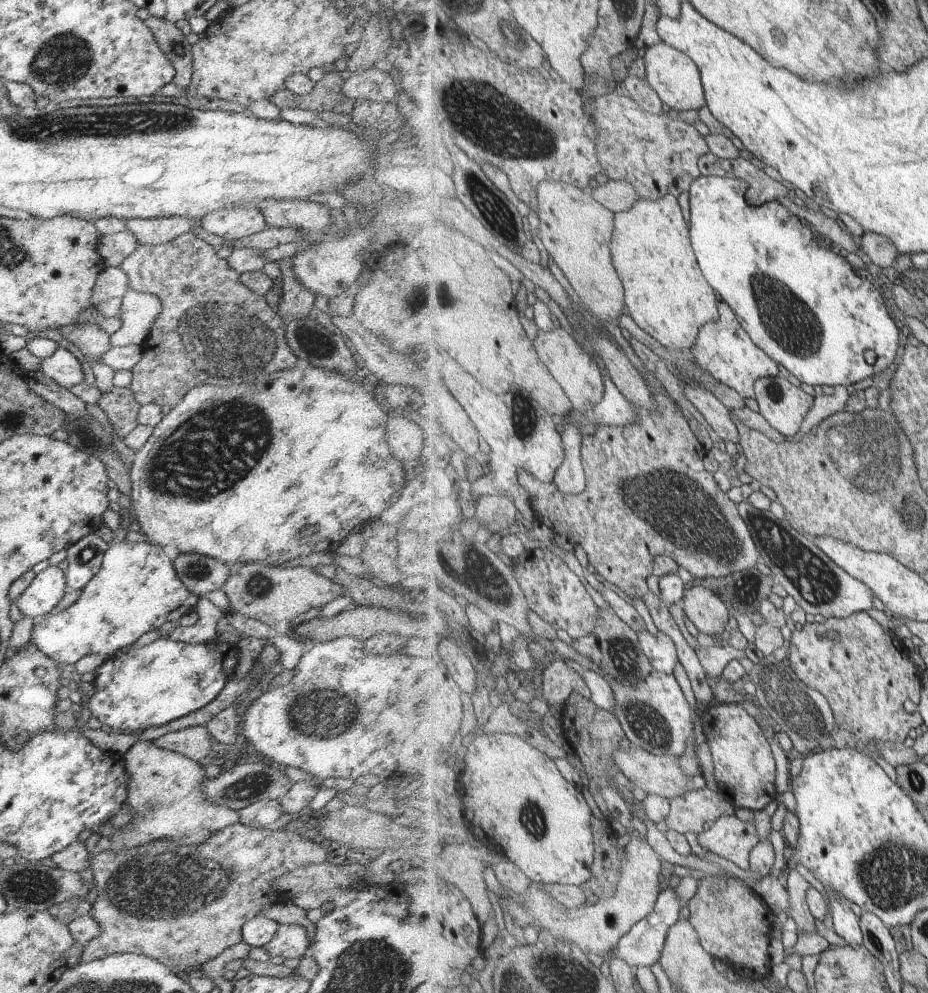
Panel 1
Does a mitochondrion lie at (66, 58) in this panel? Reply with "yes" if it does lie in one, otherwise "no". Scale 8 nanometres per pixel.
yes

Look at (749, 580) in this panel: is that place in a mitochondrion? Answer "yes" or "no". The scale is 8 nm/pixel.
yes

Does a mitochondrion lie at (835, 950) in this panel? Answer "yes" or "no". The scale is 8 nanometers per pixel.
no

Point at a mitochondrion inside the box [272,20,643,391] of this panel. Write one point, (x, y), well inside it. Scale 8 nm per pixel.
(490, 119)

